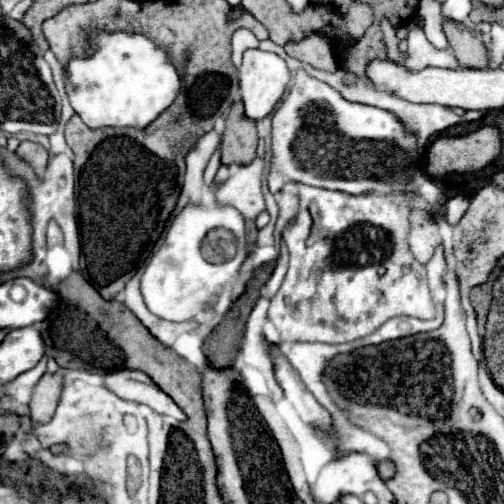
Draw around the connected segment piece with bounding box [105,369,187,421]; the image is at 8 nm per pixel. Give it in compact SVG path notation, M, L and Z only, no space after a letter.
M131 369L111 371L105 375L105 383L121 399L145 403L153 411L161 415L171 415L179 421L187 419L187 415L179 409L179 405L167 393L163 393L159 385L155 385L153 379L143 371L131 371Z

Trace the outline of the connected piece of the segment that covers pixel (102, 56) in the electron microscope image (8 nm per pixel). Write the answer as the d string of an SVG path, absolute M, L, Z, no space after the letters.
M97 33L93 37L95 53L83 59L71 59L65 75L67 93L75 113L87 123L89 127L147 127L155 121L177 97L181 79L175 67L169 63L167 53L155 43L151 43L145 35L135 33Z

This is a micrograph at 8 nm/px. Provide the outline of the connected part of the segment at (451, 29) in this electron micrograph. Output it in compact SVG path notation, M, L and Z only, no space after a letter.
M451 19L443 21L443 29L449 45L455 51L455 57L463 67L487 67L487 49L483 41L477 37L475 29Z

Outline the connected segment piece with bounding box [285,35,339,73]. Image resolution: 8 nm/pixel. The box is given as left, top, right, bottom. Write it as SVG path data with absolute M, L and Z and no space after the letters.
M309 35L307 39L299 41L299 43L289 43L285 47L289 57L295 57L315 69L333 73L339 65L335 61L335 55L331 51L331 45L327 43L327 39L323 39L323 35Z

